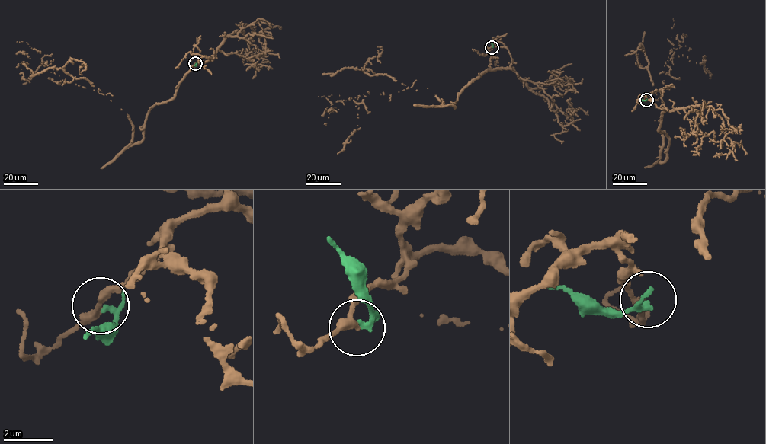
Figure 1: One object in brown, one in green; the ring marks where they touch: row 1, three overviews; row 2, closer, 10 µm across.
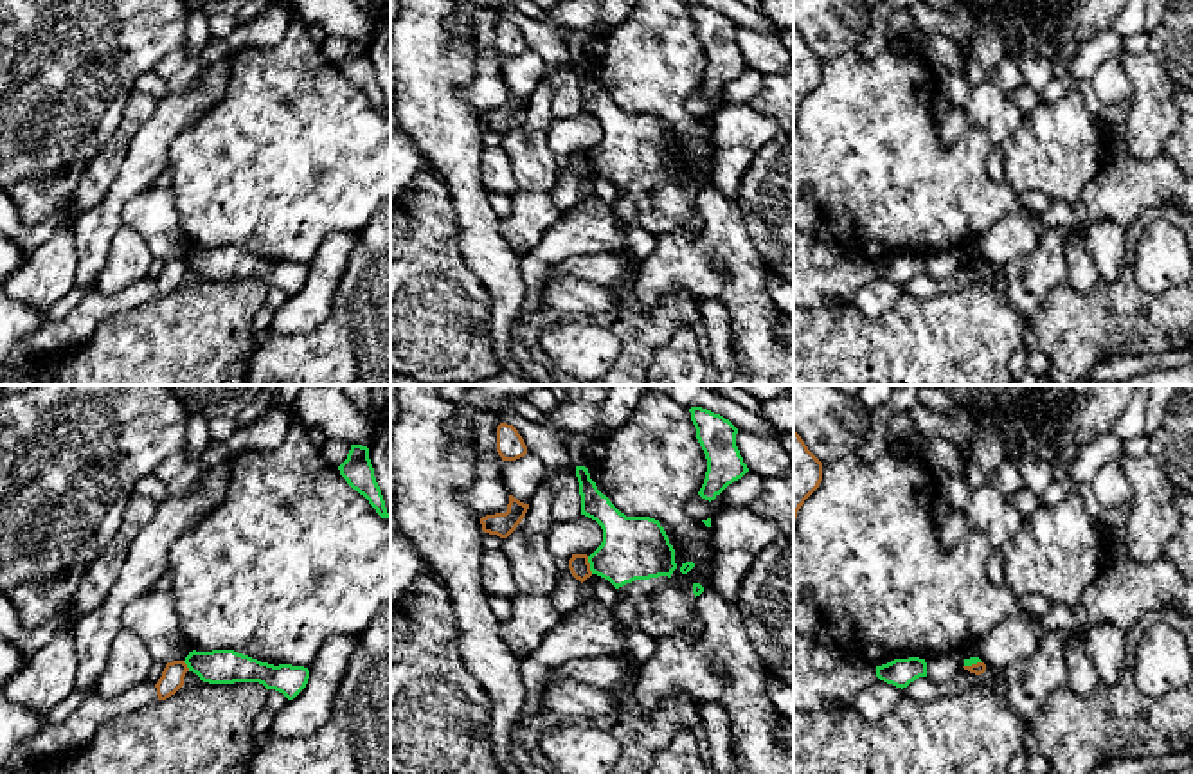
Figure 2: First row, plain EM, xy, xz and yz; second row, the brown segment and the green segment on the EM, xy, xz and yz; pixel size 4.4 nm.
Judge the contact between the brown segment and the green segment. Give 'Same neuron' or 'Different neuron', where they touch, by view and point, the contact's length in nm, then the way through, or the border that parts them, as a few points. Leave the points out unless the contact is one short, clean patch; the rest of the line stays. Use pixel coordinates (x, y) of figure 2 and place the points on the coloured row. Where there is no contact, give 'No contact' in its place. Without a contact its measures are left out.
Different neuron. Touches brown at xz (589, 566). Shared border 80 nm. Boundary: xz (587, 557), (592, 573)

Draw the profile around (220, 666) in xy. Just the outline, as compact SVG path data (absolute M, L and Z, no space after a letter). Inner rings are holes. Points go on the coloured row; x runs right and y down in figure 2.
M234 650L189 652L189 671L209 684L259 682L293 700L308 684L309 670L292 664L268 664Z

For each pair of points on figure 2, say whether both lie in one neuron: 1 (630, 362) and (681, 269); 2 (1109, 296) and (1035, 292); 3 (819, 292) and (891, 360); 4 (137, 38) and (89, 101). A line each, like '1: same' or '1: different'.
1: different
2: different
3: different
4: same

